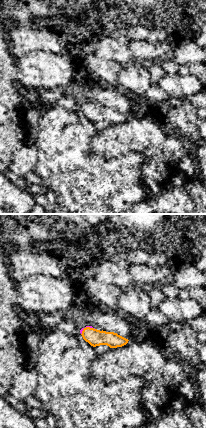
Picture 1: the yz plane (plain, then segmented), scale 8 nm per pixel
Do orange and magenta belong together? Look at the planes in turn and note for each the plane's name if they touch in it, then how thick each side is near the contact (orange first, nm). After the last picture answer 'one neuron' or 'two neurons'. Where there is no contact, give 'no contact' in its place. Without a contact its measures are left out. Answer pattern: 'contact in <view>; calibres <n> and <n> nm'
contact in yz; calibres 140 and 20 nm

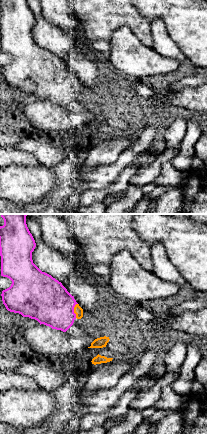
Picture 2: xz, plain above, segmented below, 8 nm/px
contact in xz; calibres 70 and 360 nm

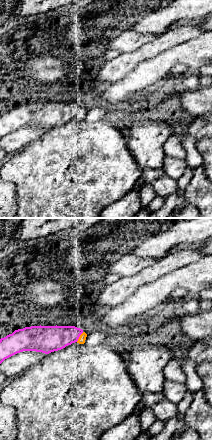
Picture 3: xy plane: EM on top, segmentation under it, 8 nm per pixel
contact in xy; calibres 60 and 220 nm

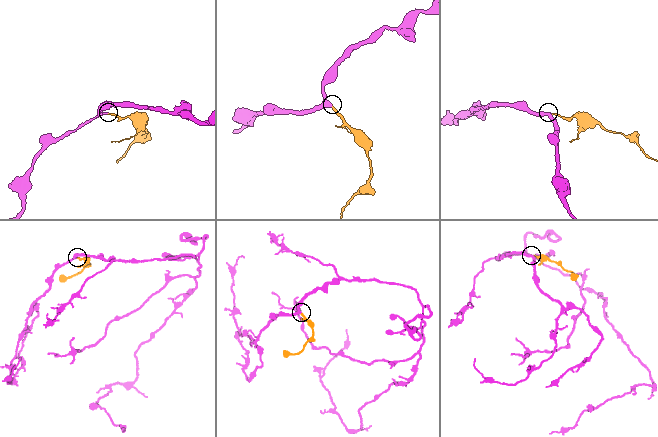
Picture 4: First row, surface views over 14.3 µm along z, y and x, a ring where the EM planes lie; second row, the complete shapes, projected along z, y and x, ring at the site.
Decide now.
one neuron

